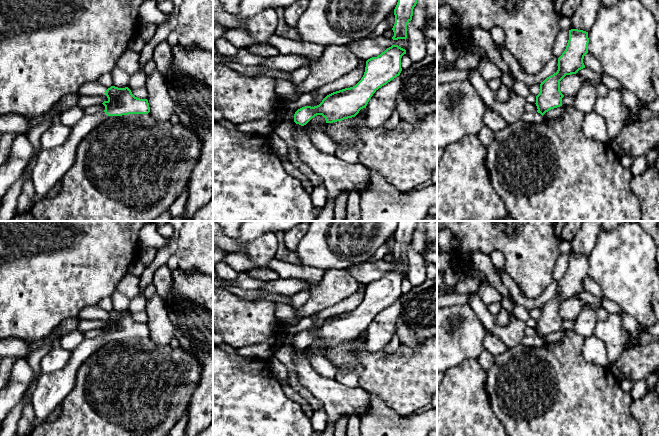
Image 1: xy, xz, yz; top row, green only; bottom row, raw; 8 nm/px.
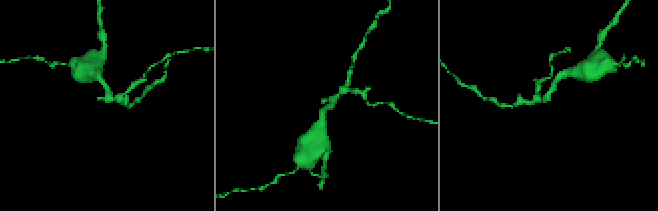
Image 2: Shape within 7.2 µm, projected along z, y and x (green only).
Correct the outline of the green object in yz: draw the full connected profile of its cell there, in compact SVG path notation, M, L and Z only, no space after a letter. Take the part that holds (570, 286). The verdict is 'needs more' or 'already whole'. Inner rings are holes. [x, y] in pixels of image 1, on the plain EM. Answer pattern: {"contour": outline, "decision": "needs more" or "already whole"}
{"contour": "M578 253L569 254L569 264L565 275L558 282L558 294L553 299L547 301L540 308L540 316L536 320L536 336L525 336L522 338L521 343L527 347L541 347L544 342L543 339L551 333L562 330L562 322L564 319L560 315L560 305L566 300L576 298L579 294L585 292L583 287L584 280L588 277L588 256Z", "decision": "needs more"}

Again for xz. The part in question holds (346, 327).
{"contour": "M392 269L377 281L368 283L364 299L355 310L327 319L317 330L298 333L294 338L294 346L304 350L317 339L322 339L326 347L355 341L361 333L366 332L379 312L400 299L404 278L405 273Z", "decision": "already whole"}

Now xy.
{"contour": "M111 310L104 317L108 324L102 327L105 330L103 336L85 338L79 346L71 350L70 360L64 369L53 373L42 373L39 376L32 395L35 420L31 426L31 433L36 427L46 422L47 418L61 406L73 389L79 367L108 340L150 336L148 324L135 321L128 311Z", "decision": "needs more"}

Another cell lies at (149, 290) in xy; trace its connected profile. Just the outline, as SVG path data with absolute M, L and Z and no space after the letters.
M153 283L147 285L143 290L143 295L145 296L146 300L150 299L156 293L156 287Z

